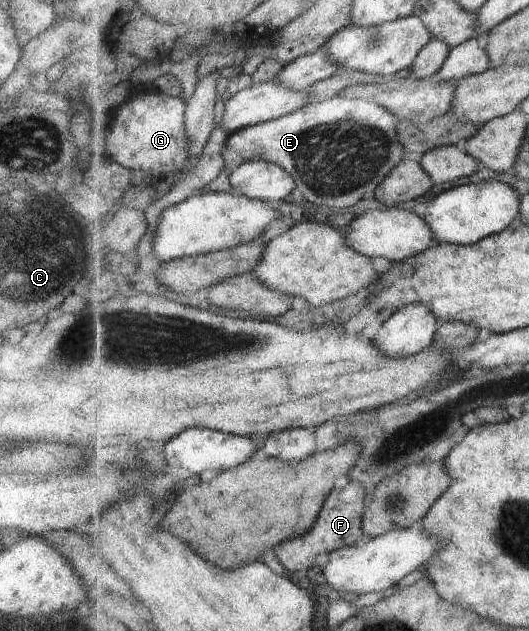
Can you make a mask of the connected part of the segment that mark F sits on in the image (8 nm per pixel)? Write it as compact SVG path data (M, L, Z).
M350 482L344 489L334 489L326 499L318 521L315 522L313 529L305 535L287 540L275 547L274 554L279 559L281 565L289 571L299 571L299 569L309 569L315 557L321 553L330 554L335 550L355 546L362 543L366 538L362 526L364 520L363 507L368 496L366 487L359 482Z

